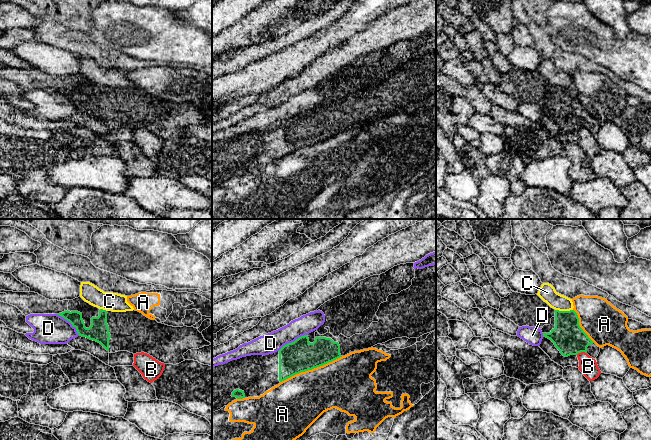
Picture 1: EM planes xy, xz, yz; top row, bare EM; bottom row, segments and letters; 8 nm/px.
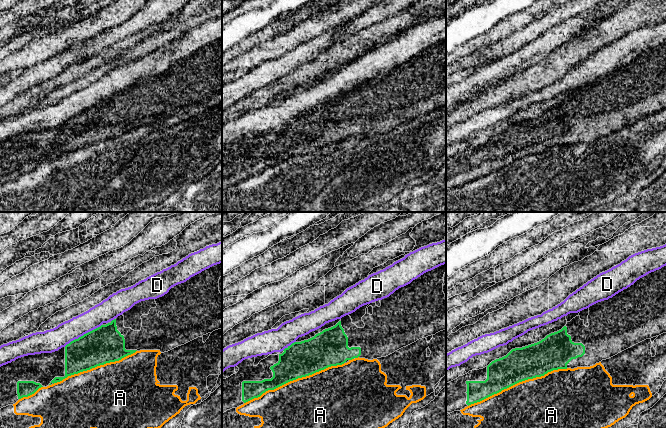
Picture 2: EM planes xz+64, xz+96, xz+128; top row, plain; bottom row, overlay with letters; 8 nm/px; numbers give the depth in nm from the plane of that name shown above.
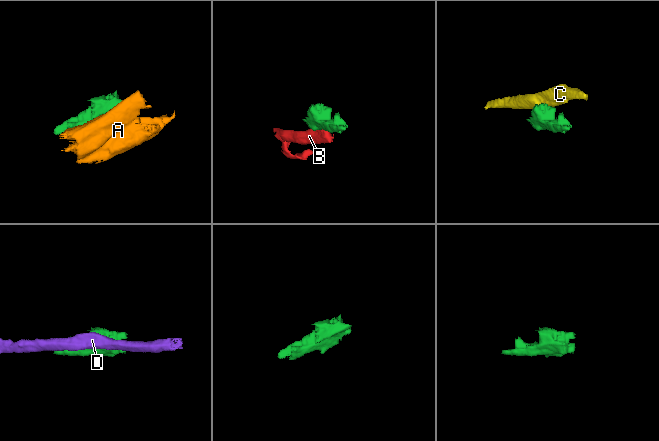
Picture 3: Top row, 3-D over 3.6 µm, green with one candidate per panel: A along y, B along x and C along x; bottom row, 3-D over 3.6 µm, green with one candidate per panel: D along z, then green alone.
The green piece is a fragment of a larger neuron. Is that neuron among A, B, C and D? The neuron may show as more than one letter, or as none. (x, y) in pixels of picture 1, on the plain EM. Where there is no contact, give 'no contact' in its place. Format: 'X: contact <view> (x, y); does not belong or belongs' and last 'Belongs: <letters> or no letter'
A: contact xz (311, 145); does not belong
B: contact yz (581, 127); does not belong
C: contact yz (564, 87); does not belong
D: contact xz (292, 118); does not belong
Belongs: no letter

